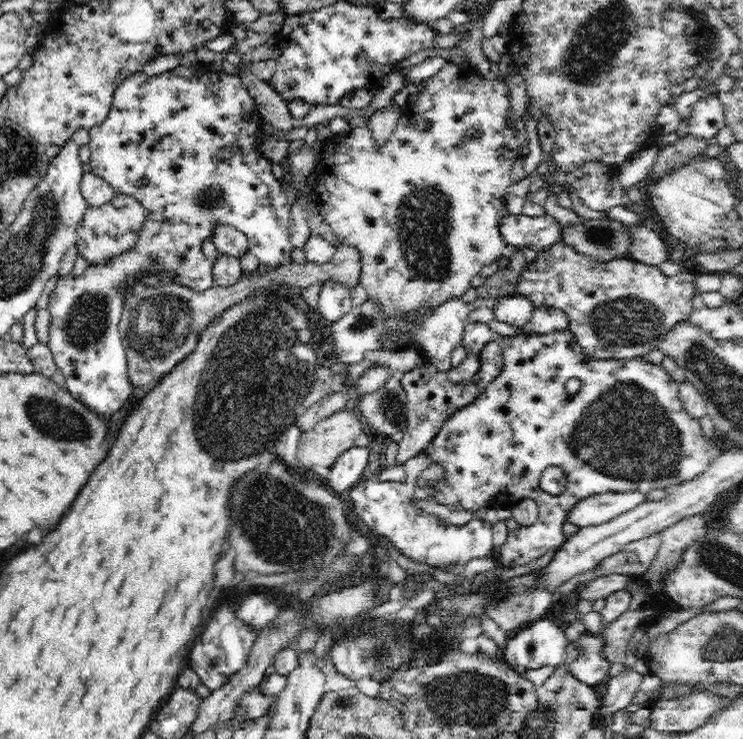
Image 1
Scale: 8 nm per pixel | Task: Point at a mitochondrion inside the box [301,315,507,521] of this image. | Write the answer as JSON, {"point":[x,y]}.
{"point":[391,405]}

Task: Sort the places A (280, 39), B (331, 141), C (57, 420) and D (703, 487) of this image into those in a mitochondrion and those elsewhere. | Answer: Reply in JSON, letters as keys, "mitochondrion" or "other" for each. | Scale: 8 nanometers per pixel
{"A":"other","B":"other","C":"mitochondrion","D":"other"}

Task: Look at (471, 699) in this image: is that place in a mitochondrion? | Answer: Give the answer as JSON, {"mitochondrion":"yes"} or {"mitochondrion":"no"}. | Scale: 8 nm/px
{"mitochondrion":"yes"}

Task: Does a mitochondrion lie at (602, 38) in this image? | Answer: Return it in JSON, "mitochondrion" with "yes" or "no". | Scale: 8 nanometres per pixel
{"mitochondrion":"yes"}

